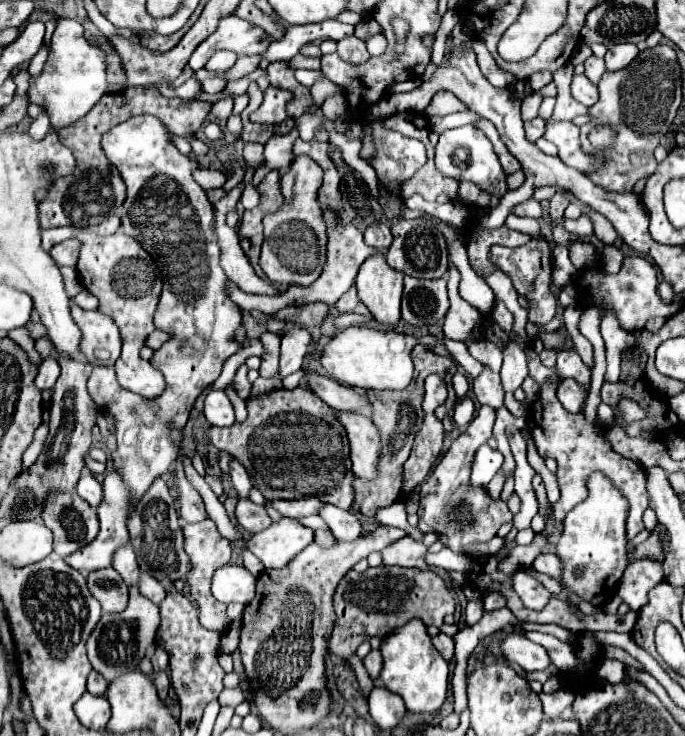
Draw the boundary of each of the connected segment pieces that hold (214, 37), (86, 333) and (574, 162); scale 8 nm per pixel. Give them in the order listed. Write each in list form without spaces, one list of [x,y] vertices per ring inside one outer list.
[[[225,16],[219,20],[217,30],[201,42],[189,58],[189,68],[199,70],[207,64],[209,56],[217,50],[233,50],[239,56],[255,56],[263,54],[271,44],[269,34],[263,28],[239,18],[239,16]]]
[[[73,300],[71,316],[81,330],[79,350],[91,366],[113,366],[121,354],[121,334],[115,322],[99,310],[83,310]]]
[[[549,122],[545,130],[545,138],[551,140],[559,148],[559,158],[565,164],[577,168],[579,172],[589,172],[603,164],[601,158],[589,156],[581,150],[579,128],[573,126],[571,122],[555,122],[555,124]]]

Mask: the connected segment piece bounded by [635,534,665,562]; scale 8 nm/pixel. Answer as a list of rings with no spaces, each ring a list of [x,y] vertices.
[[[651,534],[651,538],[645,544],[641,544],[641,546],[635,548],[635,558],[647,558],[647,556],[655,558],[655,560],[661,560],[661,562],[665,558],[665,550],[661,550],[657,534]]]

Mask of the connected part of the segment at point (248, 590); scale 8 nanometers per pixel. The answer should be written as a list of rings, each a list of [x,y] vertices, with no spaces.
[[[221,566],[213,574],[213,596],[223,604],[249,604],[255,596],[255,576],[245,566]]]

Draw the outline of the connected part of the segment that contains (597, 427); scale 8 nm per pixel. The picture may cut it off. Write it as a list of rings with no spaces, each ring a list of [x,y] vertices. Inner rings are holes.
[[[529,348],[529,376],[539,384],[539,398],[531,404],[531,412],[529,412],[529,430],[531,436],[537,444],[537,450],[543,458],[555,458],[559,472],[557,472],[557,480],[559,480],[559,488],[561,488],[561,498],[557,504],[553,504],[553,520],[561,522],[565,518],[565,514],[577,506],[579,502],[585,500],[587,496],[587,480],[593,472],[603,472],[613,486],[627,498],[629,502],[629,516],[627,516],[627,540],[631,540],[635,534],[639,534],[645,526],[643,526],[643,512],[649,506],[649,496],[647,496],[647,488],[645,488],[645,470],[643,466],[637,466],[637,462],[617,454],[611,444],[607,442],[607,430],[601,422],[587,422],[583,410],[577,414],[565,412],[565,408],[561,406],[561,402],[555,396],[555,384],[557,382],[549,382],[549,378],[557,378],[563,380],[565,376],[575,378],[577,382],[585,384],[585,388],[589,388],[591,384],[591,370],[581,362],[581,358],[573,352],[573,350],[563,350],[557,356],[557,364],[553,370],[545,368],[537,356],[537,352],[533,348]]]

